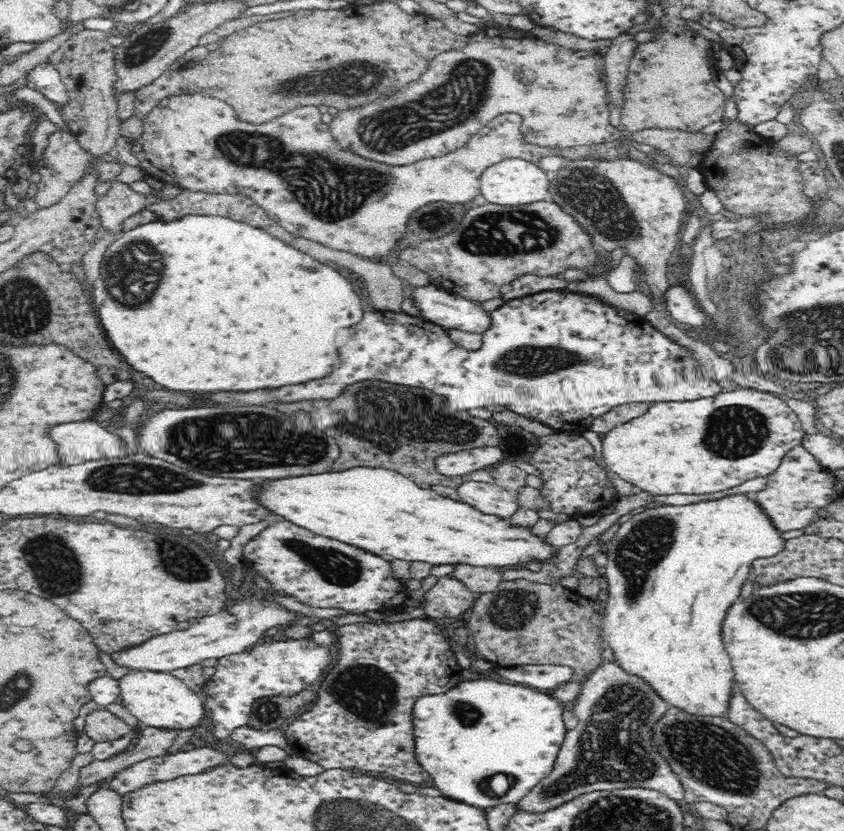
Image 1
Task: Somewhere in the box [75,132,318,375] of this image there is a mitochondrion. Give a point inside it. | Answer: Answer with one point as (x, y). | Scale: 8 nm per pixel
(131, 280)

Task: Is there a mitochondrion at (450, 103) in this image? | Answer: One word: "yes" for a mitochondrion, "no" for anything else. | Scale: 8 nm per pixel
yes

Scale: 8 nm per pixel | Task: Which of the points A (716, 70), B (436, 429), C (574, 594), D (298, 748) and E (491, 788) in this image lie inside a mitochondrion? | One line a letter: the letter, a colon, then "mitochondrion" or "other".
A: other
B: mitochondrion
C: other
D: other
E: mitochondrion

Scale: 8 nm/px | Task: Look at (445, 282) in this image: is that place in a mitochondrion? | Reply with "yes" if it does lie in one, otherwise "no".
no

